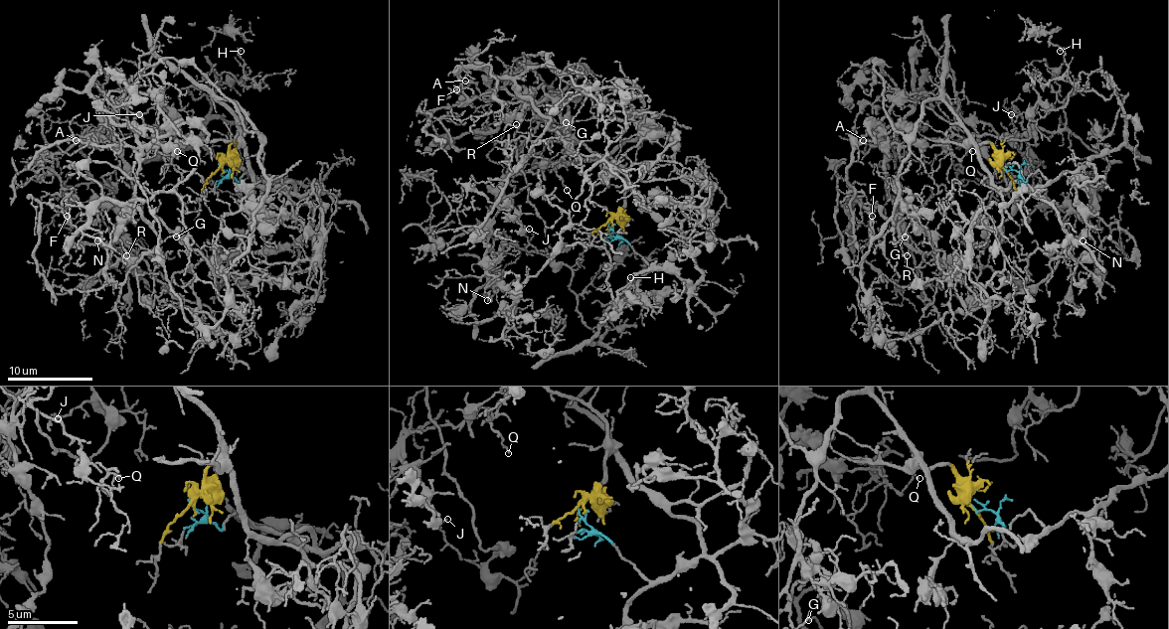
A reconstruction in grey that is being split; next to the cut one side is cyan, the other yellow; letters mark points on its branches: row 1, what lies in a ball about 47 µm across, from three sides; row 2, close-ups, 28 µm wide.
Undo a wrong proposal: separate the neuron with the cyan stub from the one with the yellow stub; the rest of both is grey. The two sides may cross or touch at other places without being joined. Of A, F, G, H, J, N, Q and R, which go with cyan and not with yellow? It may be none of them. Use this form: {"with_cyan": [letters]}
{"with_cyan": ["H", "J", "N"]}

